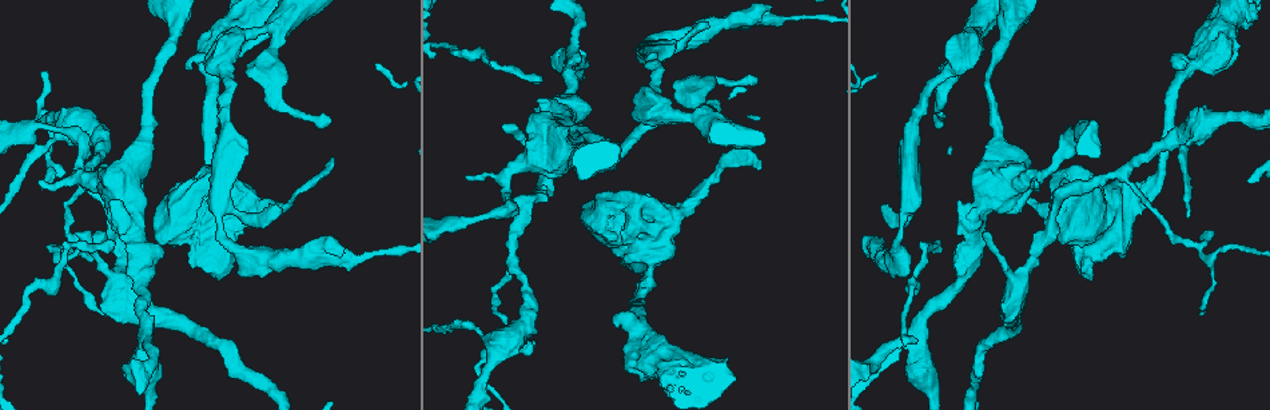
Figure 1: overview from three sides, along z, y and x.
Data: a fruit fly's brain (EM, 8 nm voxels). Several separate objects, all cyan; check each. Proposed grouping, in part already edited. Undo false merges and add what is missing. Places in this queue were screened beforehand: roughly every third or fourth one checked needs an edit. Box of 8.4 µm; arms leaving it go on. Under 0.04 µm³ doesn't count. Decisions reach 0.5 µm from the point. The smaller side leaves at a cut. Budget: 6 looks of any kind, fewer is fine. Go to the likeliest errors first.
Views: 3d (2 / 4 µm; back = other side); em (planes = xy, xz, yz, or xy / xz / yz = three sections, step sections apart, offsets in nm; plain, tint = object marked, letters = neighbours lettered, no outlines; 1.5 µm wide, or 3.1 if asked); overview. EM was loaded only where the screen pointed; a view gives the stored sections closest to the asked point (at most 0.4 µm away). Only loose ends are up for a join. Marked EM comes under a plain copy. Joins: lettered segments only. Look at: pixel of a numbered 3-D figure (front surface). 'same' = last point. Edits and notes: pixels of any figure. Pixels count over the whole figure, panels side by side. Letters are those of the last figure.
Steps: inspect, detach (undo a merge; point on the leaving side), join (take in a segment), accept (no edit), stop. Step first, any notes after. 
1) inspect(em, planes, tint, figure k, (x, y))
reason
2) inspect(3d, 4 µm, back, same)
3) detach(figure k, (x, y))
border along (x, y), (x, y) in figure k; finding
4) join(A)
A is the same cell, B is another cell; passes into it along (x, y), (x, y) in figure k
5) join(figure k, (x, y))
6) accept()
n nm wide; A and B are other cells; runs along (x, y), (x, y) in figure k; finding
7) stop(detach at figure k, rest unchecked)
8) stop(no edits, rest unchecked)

inspect(3d, 4 µm, figure 1, (889, 214))

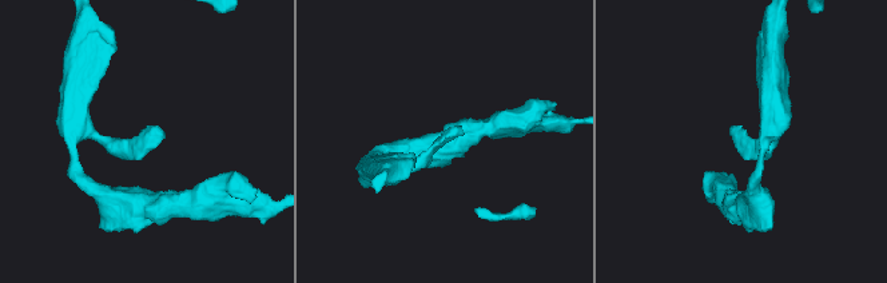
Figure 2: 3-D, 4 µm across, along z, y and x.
inspect(em, xy, step 4, letters, figure 2, (739, 136))

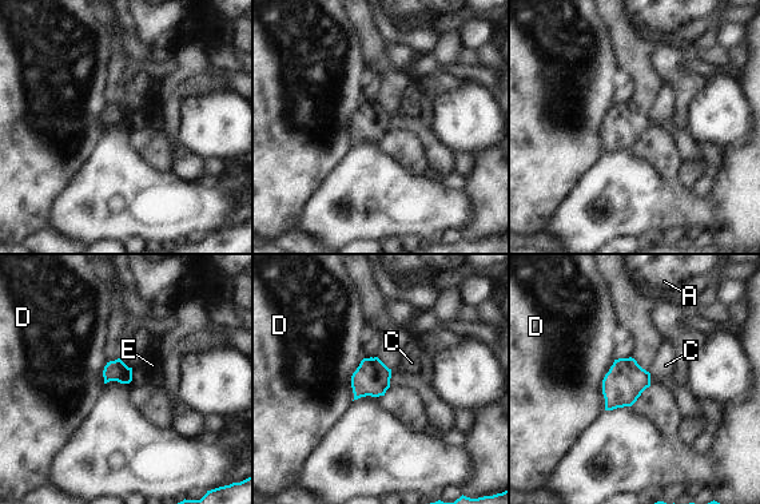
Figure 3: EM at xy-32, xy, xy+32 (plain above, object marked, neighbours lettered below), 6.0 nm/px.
inspect(em, planes, letters, same)
another direction

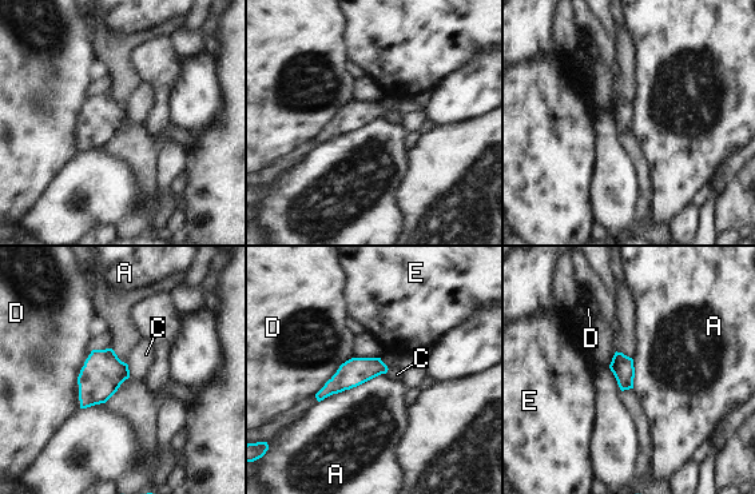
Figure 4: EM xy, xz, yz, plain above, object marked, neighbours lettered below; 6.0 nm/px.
accept()
A touches over 440 nm; A, C, D and E are other cells; no lettered segment goes on from it

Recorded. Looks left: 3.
inspect(em, xz, step 8, tint, figure 1, (46, 181))
branch stops here

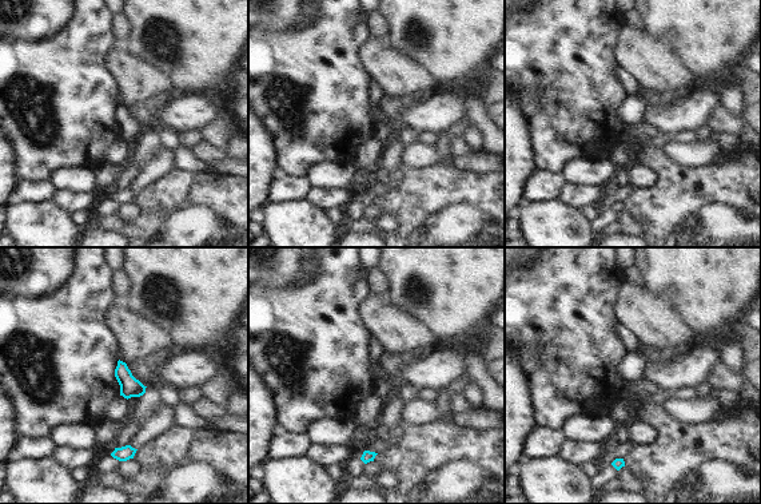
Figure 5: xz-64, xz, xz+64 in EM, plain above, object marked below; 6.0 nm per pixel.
inspect(em, yz, step 4, letters, same)
cut it another way

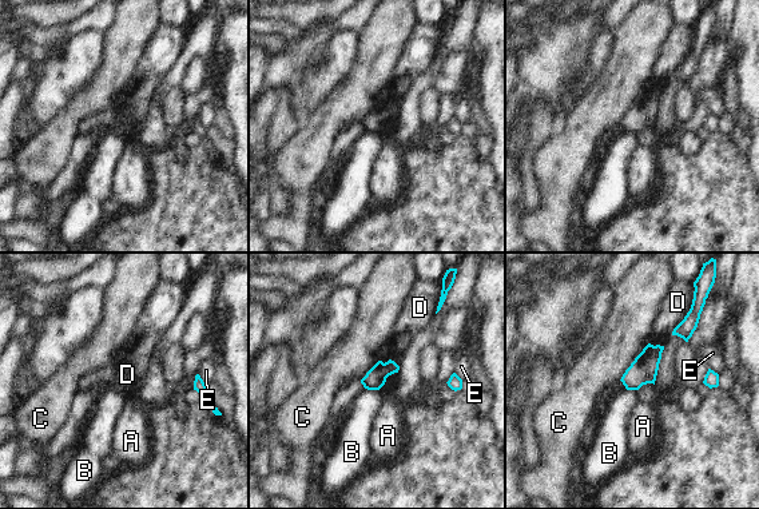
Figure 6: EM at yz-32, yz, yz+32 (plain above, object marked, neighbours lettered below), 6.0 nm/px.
accept()
A, B, C, D and E are other cells; border along (691, 307), (671, 334) in figure 6; no lettered segment goes on from it

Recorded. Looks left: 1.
inspect(em, planes, letters, figure 1, (1034, 257))
thin neck

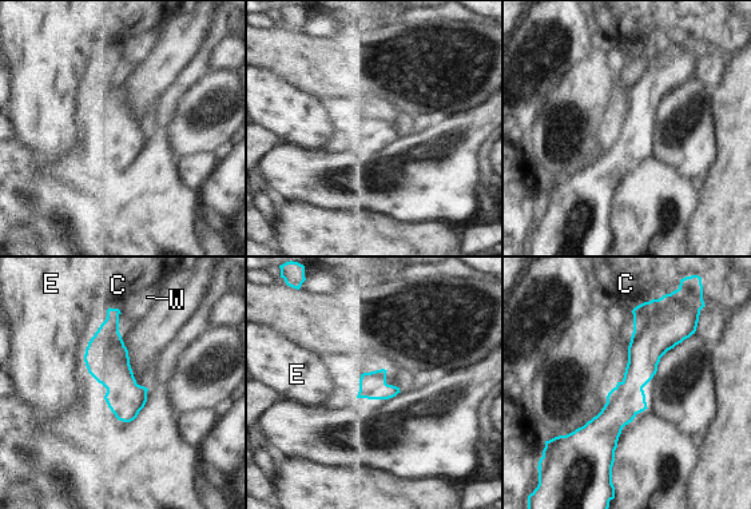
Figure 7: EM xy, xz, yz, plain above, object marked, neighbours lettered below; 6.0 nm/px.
accept()
170 nm wide; C, E and W are other cells; runs along (646, 306), (607, 461) in figure 7; all the same neuron

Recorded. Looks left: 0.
stop(no edits, rest unchecked)

